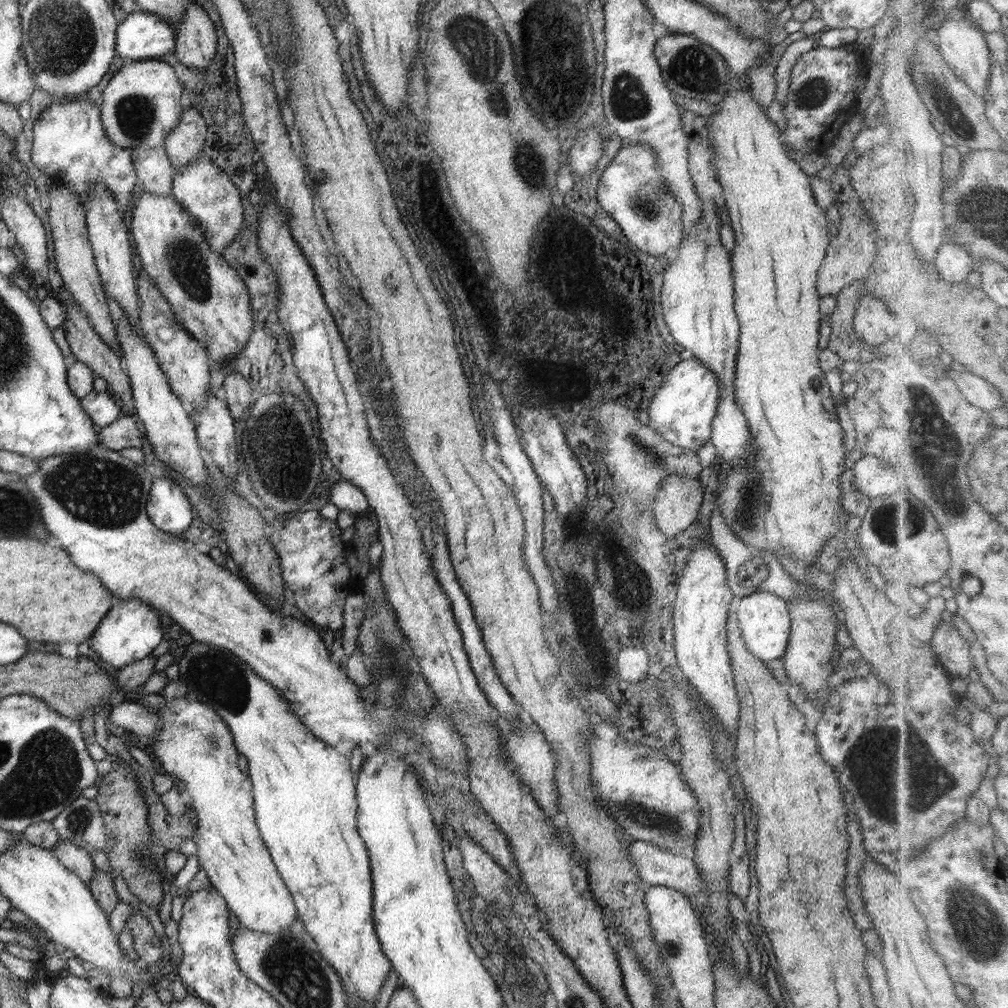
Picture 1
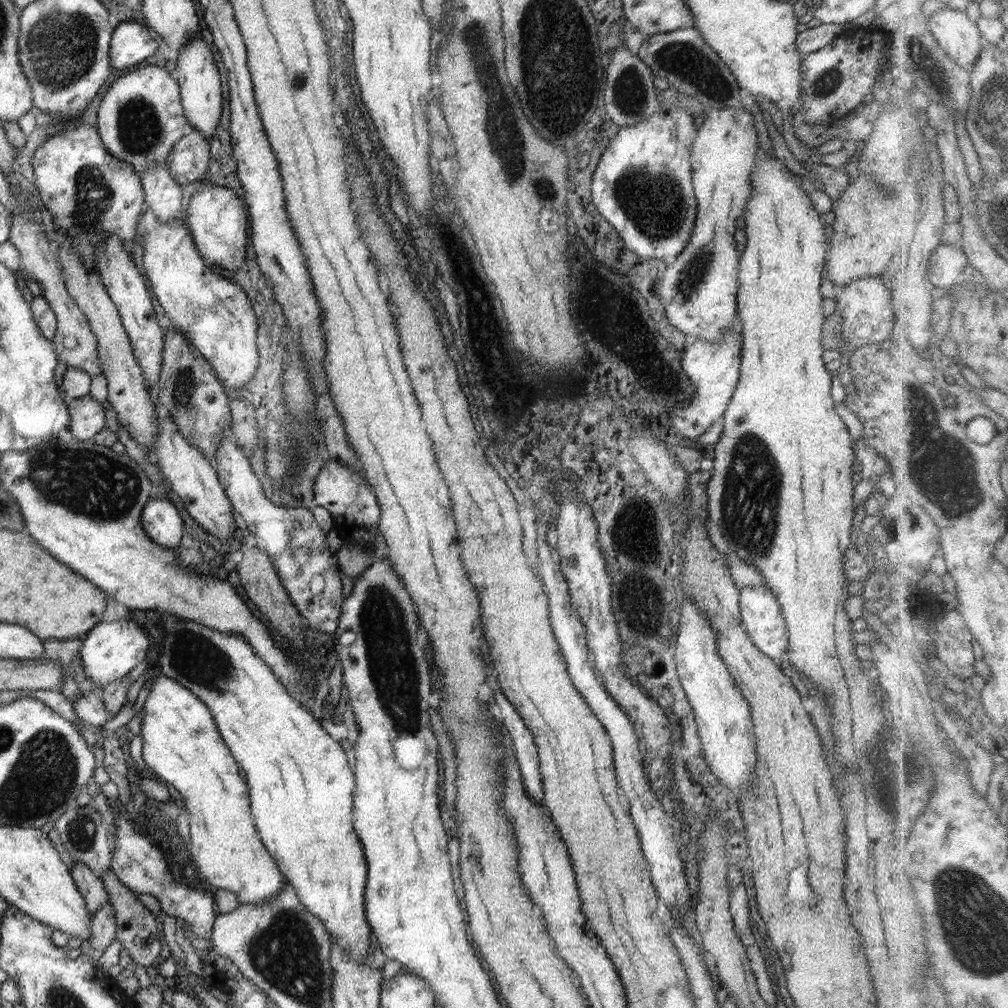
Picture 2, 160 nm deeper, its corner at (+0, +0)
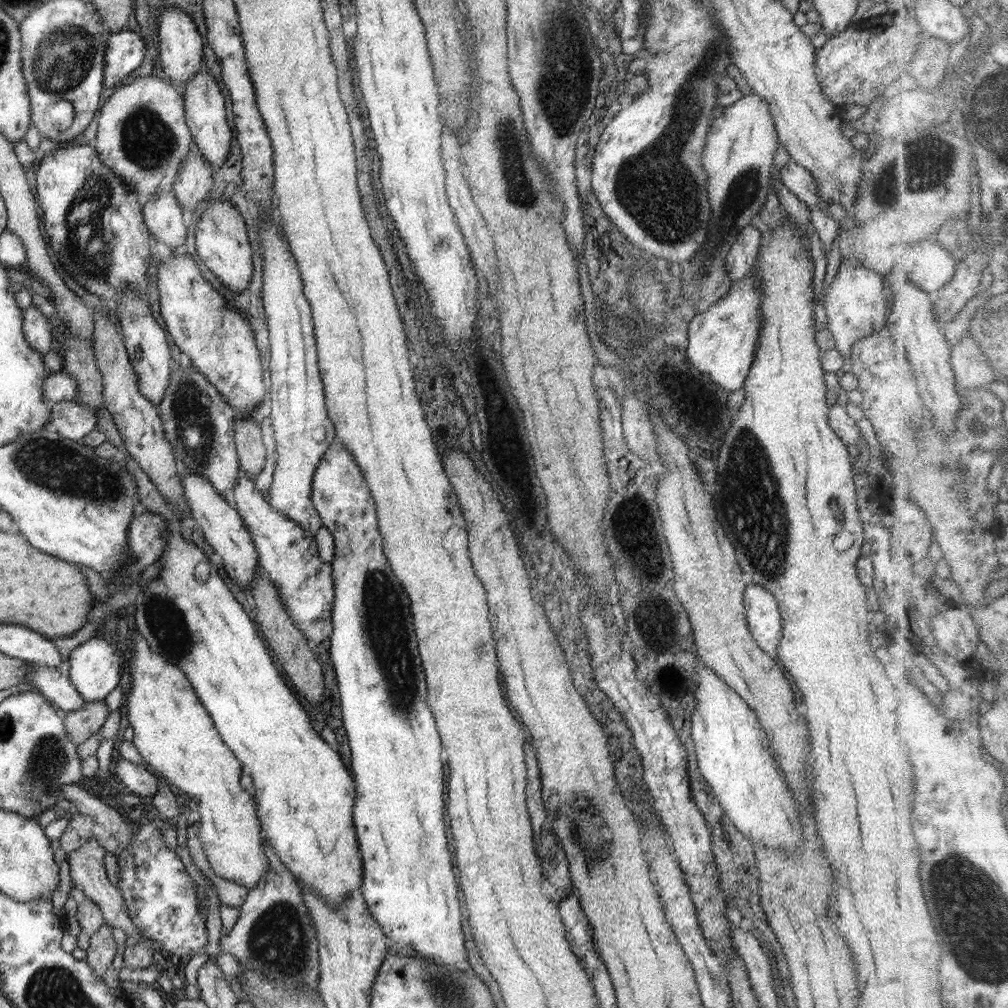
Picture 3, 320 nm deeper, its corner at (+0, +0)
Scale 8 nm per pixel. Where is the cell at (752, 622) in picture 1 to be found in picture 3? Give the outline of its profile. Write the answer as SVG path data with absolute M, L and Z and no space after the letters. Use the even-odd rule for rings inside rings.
M754 583L746 585L743 600L746 620L753 639L770 658L776 659L776 649L782 636L778 602L764 587Z

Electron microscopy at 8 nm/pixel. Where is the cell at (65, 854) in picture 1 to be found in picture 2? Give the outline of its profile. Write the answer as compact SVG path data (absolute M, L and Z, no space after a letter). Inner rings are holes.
M72 861L71 875L74 876L74 882L86 902L86 909L92 919L104 902L109 900L109 894L100 876L94 874L86 865Z

